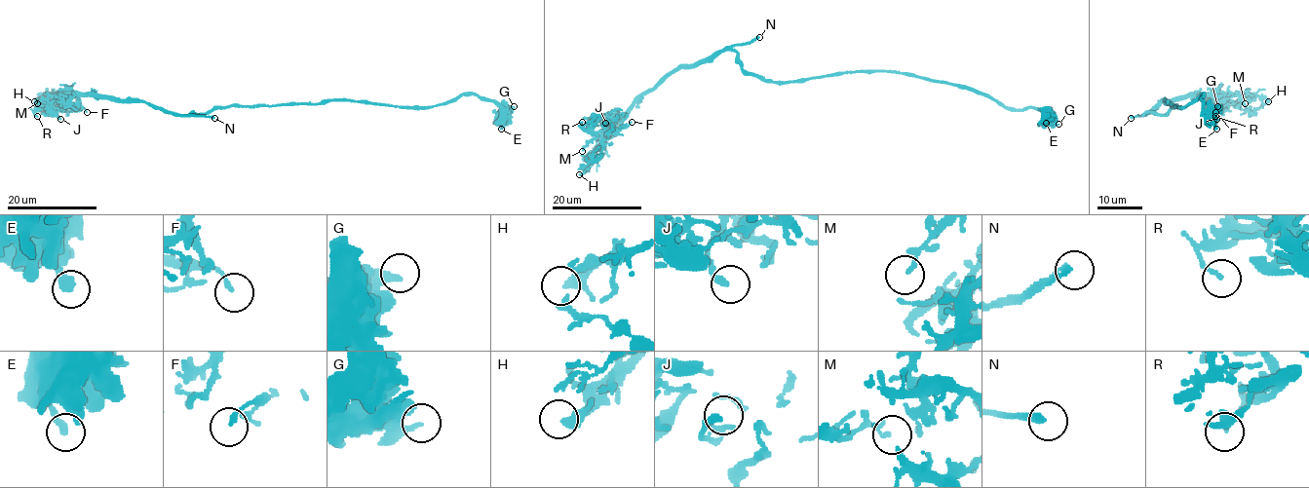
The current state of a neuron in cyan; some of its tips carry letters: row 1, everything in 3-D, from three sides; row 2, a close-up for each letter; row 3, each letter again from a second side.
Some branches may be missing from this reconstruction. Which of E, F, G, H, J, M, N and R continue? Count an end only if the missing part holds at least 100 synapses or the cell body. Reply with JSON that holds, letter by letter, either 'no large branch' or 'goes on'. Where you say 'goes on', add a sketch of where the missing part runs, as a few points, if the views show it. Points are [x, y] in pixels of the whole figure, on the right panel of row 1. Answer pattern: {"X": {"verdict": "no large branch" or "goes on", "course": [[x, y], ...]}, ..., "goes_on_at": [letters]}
{"E": {"verdict": "no large branch"}, "F": {"verdict": "no large branch"}, "G": {"verdict": "no large branch"}, "H": {"verdict": "no large branch"}, "J": {"verdict": "no large branch"}, "M": {"verdict": "no large branch"}, "N": {"verdict": "goes on"}, "R": {"verdict": "no large branch"}, "goes_on_at": ["N"]}

